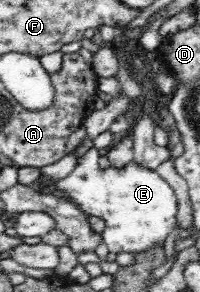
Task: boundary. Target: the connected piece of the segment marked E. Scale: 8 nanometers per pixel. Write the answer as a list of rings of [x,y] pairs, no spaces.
[[[93,146],[83,154],[81,162],[75,166],[71,177],[65,183],[48,180],[46,184],[37,183],[31,187],[58,196],[63,194],[67,199],[70,198],[72,202],[80,206],[90,217],[101,219],[105,223],[105,228],[102,230],[104,243],[111,253],[117,255],[127,253],[135,256],[147,253],[156,247],[163,247],[176,227],[177,218],[180,217],[178,202],[169,183],[161,178],[155,170],[145,170],[132,162],[129,162],[125,168],[101,169],[97,163],[98,157],[98,150]]]

